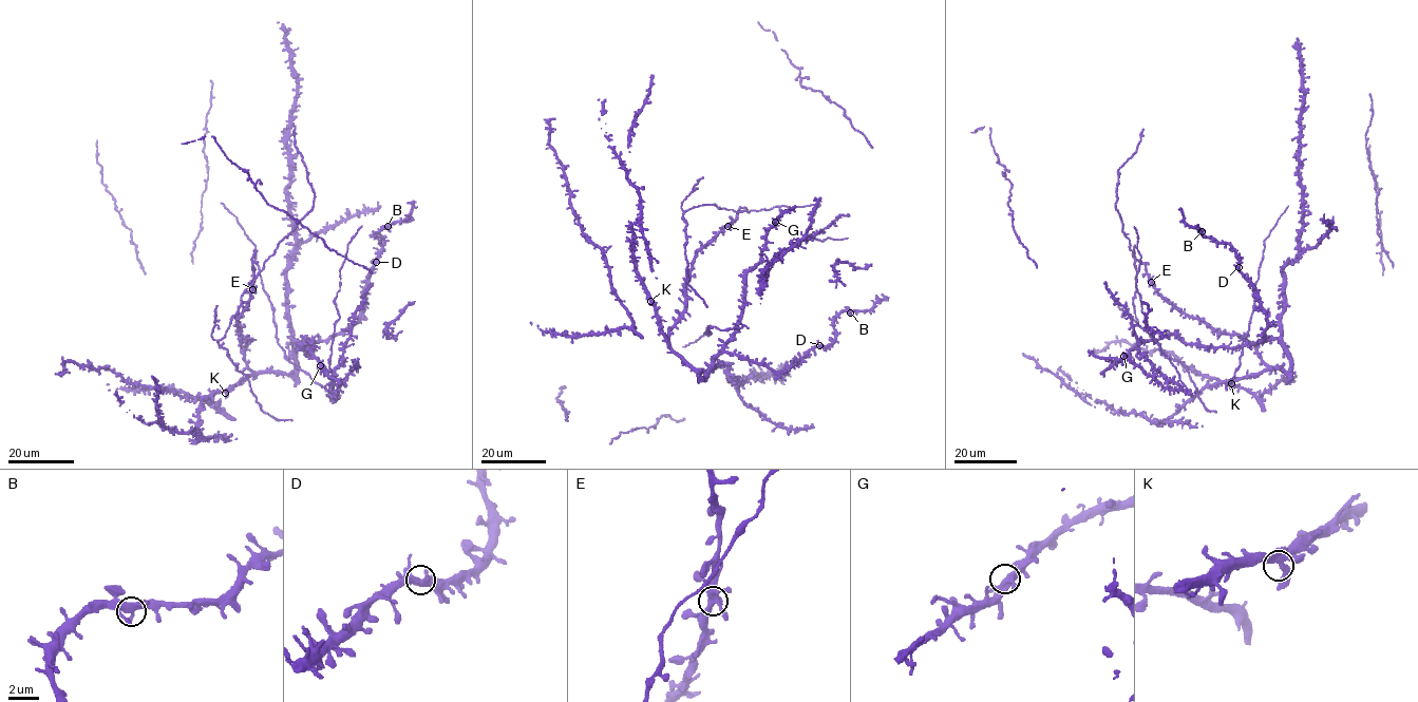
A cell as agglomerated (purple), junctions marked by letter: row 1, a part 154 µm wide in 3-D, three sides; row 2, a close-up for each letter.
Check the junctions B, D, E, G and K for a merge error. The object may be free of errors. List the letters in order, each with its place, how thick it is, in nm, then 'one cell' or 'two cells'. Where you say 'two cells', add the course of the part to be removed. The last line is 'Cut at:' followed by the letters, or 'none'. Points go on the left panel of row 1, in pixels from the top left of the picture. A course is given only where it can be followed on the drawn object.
B: at (388, 226); 420 nm thick; one cell
D: at (376, 262); 440 nm thick; one cell
E: at (252, 289); 420 nm thick; one cell
G: at (320, 365); 440 nm thick; one cell
K: at (225, 393); 440 nm thick; one cell
Cut at: none

